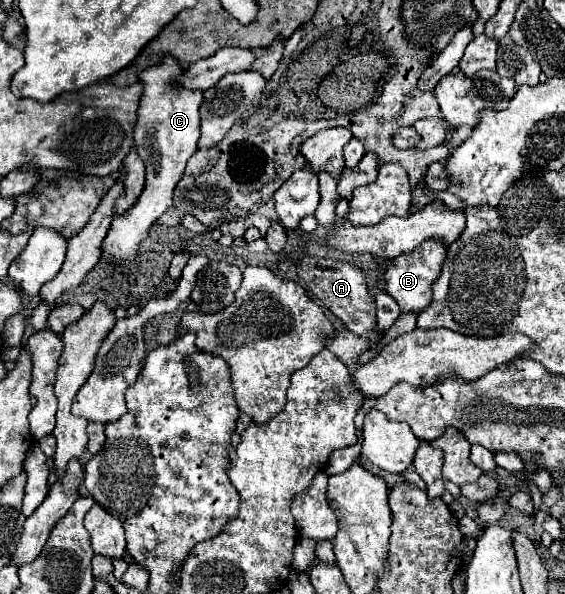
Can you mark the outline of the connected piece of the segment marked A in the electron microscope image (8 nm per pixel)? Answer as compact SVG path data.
M308 255L306 259L300 261L298 275L314 293L316 301L320 301L326 309L330 309L336 317L340 317L352 333L364 335L376 327L376 303L374 303L374 297L368 293L366 277L360 269L356 269L350 263L340 263L334 259Z

